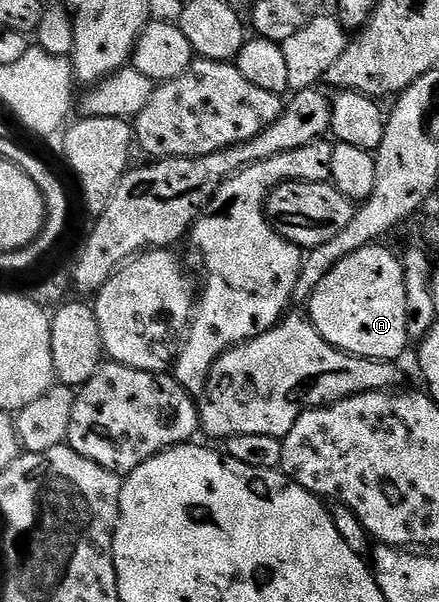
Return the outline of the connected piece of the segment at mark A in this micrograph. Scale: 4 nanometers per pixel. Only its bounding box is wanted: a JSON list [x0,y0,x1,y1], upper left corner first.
[305,244,409,362]

